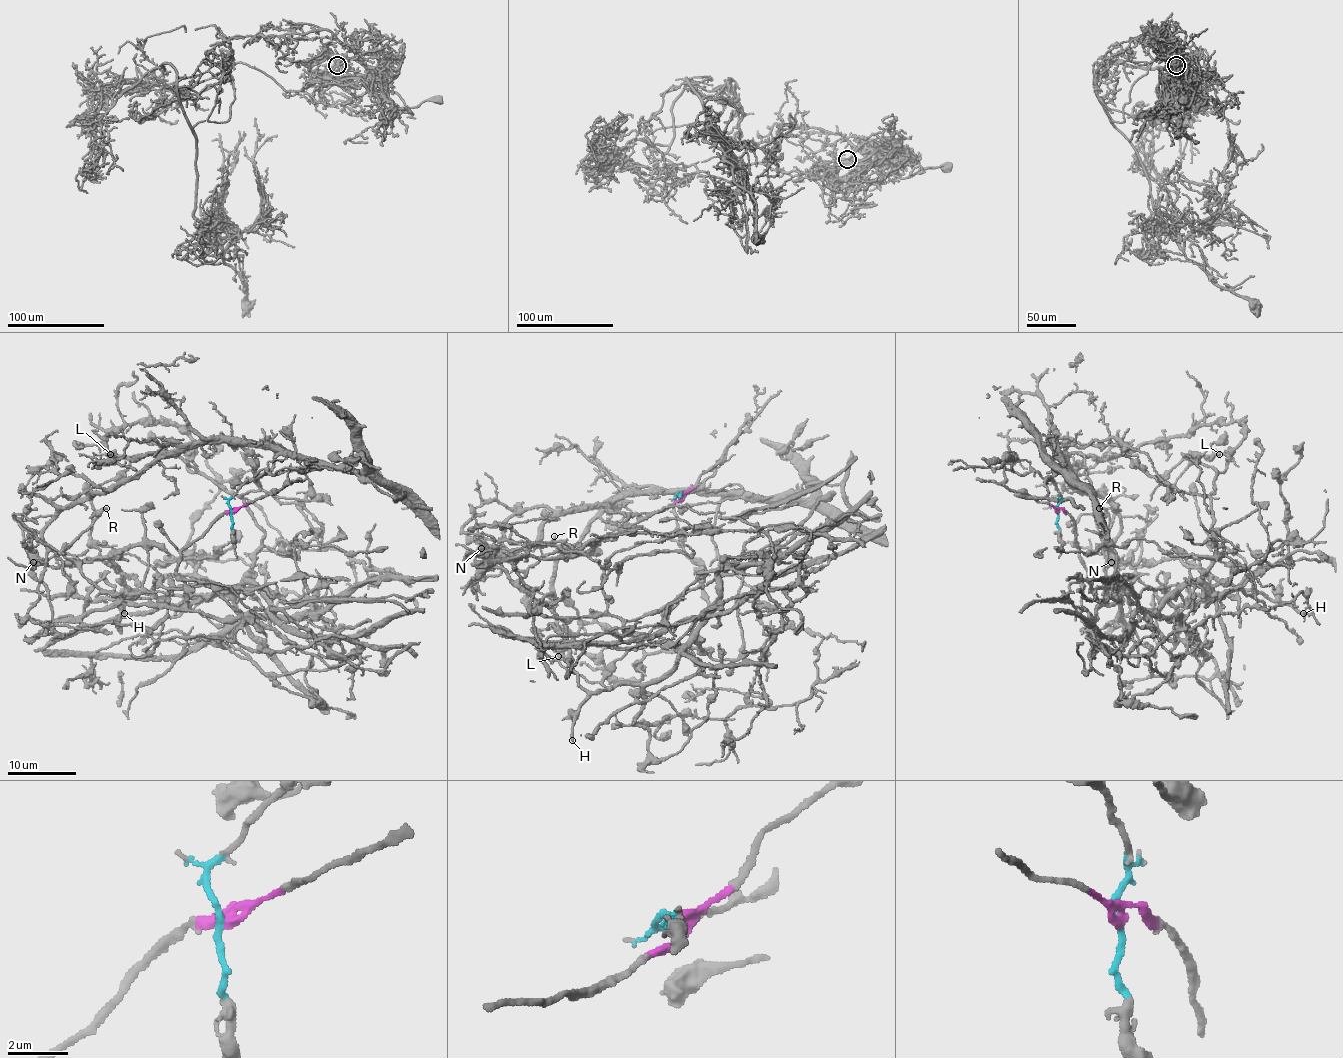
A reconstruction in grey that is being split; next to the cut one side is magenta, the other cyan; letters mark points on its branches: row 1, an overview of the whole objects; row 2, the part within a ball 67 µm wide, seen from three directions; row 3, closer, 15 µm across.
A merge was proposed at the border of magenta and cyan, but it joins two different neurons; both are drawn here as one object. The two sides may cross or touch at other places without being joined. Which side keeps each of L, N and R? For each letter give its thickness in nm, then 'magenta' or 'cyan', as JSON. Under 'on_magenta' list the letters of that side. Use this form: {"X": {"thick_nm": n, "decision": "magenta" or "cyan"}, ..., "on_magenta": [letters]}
{"L": {"thick_nm": 600, "decision": "cyan"}, "N": {"thick_nm": 120, "decision": "cyan"}, "R": {"thick_nm": 190, "decision": "magenta"}, "on_magenta": ["R"]}

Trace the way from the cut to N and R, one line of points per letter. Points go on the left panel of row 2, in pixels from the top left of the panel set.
N: (232, 511), (228, 499), (276, 453), (178, 446), (67, 506), (43, 532), (46, 559), (33, 562)
R: (232, 511), (180, 552), (177, 574), (185, 600), (178, 609), (132, 605), (101, 592), (65, 556), (106, 508)

